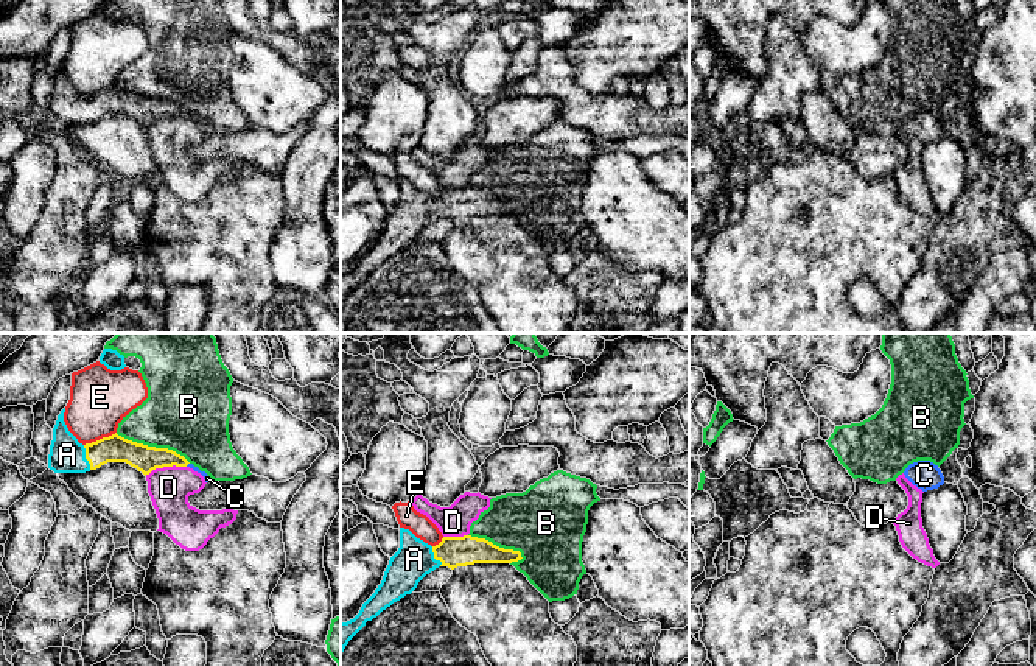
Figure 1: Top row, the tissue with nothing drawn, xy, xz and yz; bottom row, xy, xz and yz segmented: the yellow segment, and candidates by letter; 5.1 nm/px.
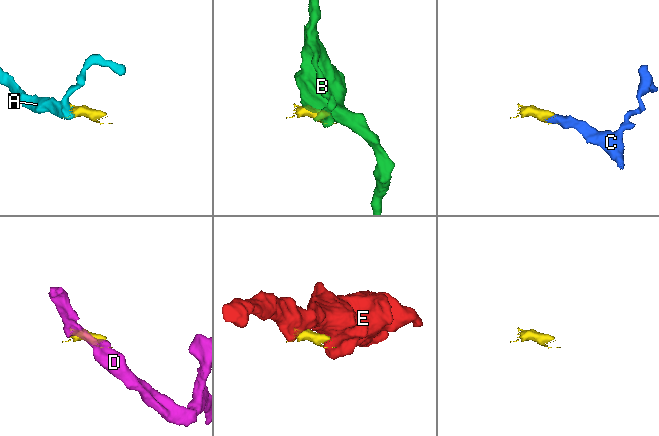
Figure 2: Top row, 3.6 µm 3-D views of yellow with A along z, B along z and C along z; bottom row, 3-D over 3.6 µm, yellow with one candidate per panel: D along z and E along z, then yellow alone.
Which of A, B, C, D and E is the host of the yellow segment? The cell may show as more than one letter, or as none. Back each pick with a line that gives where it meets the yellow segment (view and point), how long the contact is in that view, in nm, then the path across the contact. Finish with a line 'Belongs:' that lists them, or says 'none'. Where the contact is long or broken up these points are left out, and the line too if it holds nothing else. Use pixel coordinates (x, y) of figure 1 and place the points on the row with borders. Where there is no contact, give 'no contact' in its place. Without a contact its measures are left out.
A: contact xy (86, 458); length 130 nm; way xy (114, 448), (86, 458), (67, 455)
C: contact xy (187, 464); length 30 nm; way xy (143, 458), (173, 458), (187, 464), (207, 478)
Belongs: A, C

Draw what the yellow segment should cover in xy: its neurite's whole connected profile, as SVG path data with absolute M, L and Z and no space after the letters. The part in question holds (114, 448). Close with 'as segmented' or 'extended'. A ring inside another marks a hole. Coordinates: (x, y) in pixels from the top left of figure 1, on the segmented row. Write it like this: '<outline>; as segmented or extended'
M65 408L58 415L48 454L54 473L86 473L107 462L126 462L145 476L156 468L187 467L190 462L168 448L156 448L128 440L117 433L92 443L79 443L64 422Z; extended

